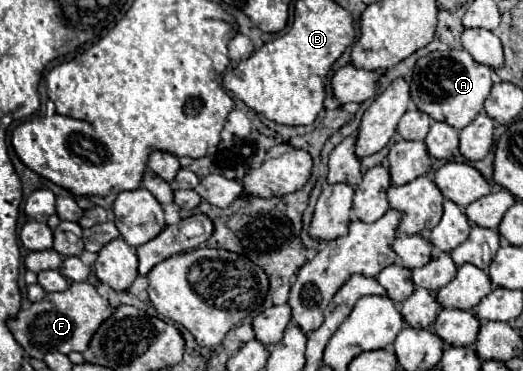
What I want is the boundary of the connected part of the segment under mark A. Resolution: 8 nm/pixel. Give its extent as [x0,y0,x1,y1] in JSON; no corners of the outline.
[409,49,491,131]

